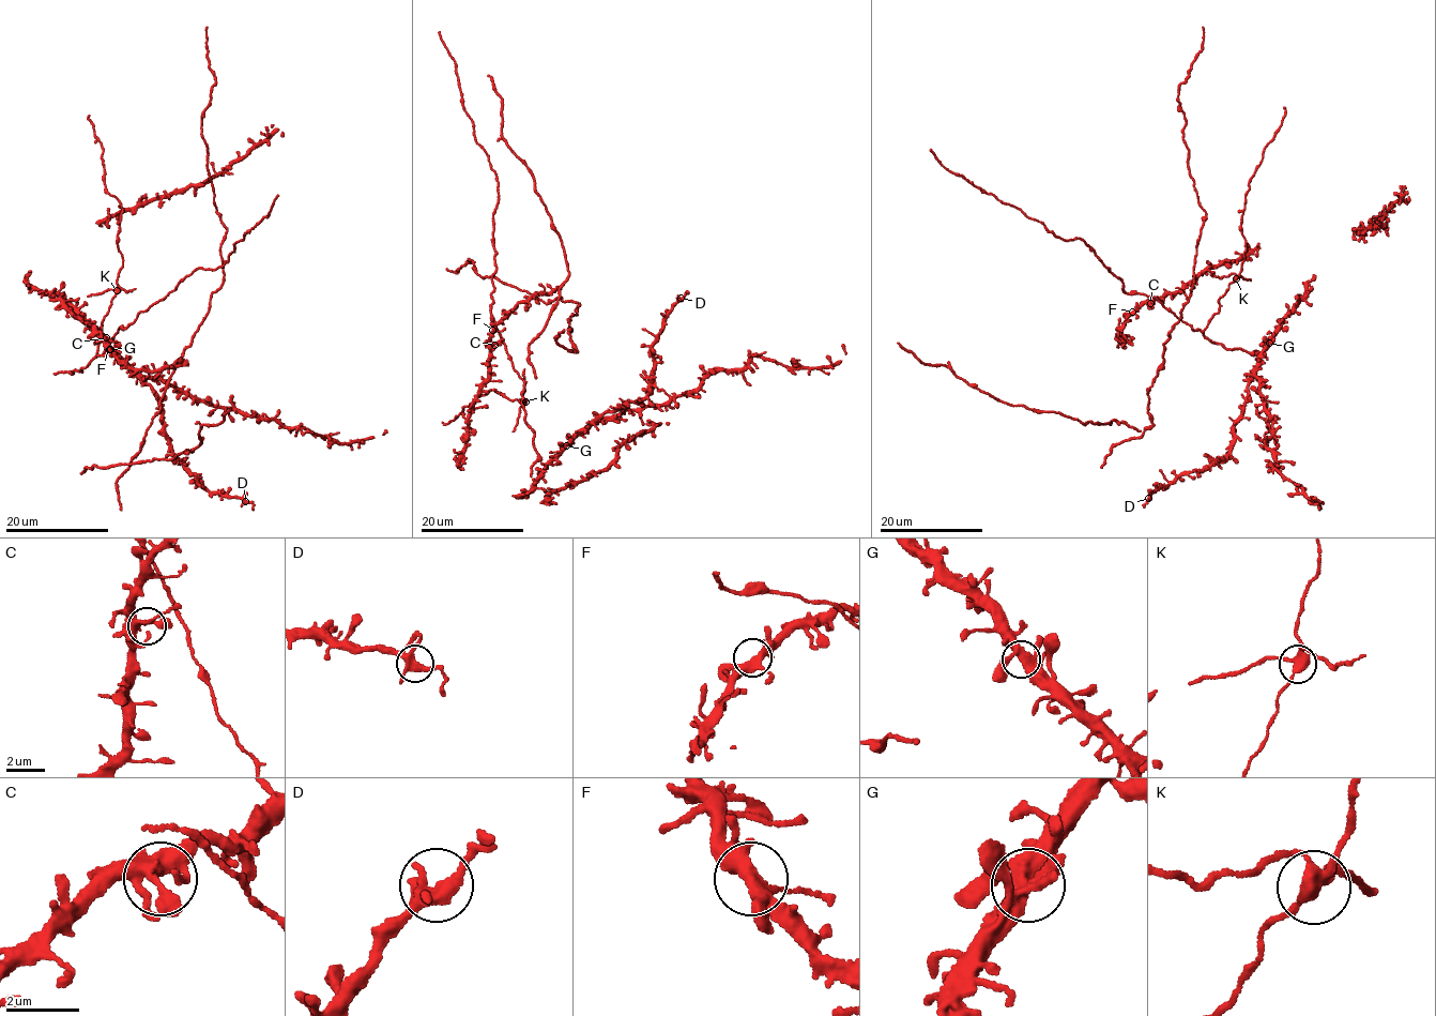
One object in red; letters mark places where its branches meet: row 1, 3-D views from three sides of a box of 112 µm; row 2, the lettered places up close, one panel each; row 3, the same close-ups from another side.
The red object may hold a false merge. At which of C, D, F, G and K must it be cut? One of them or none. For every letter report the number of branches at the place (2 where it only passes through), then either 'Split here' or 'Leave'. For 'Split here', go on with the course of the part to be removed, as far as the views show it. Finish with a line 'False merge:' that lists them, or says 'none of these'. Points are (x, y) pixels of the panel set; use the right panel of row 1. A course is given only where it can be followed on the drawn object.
C: Branches: 4. Leave
D: Branches: 4. Leave
F: Branches: 3. Leave
G: Branches: 4. Leave
K: Branches: 4. Split here. Course of the part to remove: (1236, 277), (1234, 273), (1219, 277), (1210, 274)
False merge: K

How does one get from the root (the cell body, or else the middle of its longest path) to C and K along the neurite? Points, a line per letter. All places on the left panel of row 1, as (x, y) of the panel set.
C: (109, 350), (103, 342), (106, 337)
K: (109, 350), (104, 340), (110, 339), (116, 334), (107, 346), (107, 353), (96, 355), (101, 322), (117, 290)

